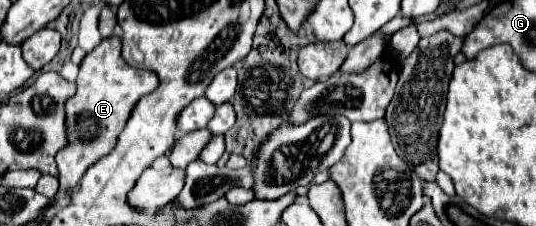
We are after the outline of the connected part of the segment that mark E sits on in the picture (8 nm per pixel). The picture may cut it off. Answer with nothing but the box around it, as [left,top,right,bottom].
[55,35,159,195]

